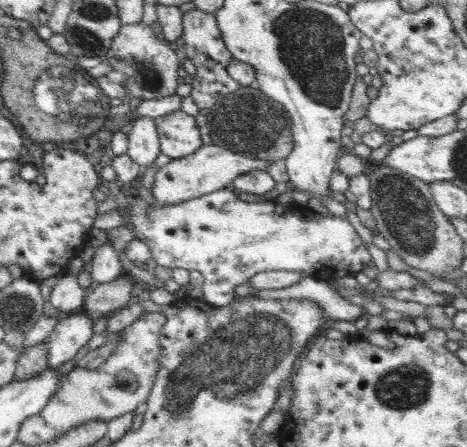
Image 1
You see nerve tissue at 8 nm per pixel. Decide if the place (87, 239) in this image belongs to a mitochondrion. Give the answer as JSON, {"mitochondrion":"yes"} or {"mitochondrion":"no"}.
{"mitochondrion":"no"}

